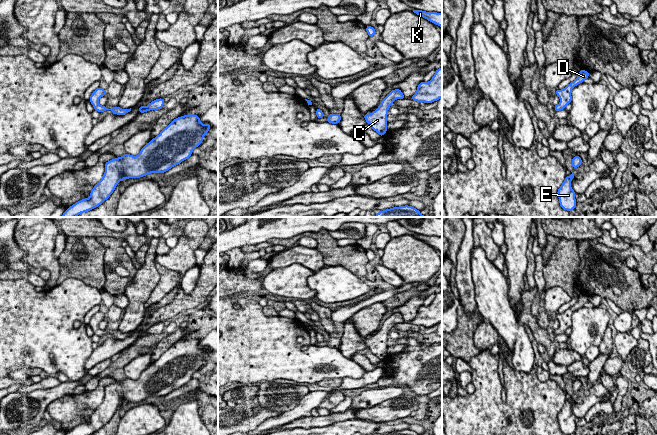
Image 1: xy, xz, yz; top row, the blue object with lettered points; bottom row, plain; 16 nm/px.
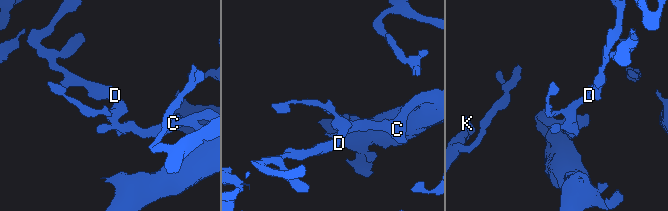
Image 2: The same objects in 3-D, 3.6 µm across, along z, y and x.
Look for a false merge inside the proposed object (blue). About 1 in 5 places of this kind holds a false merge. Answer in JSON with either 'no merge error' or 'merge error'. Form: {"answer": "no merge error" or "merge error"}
{"answer": "no merge error"}

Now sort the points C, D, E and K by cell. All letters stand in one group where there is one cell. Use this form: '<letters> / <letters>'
C D E K

